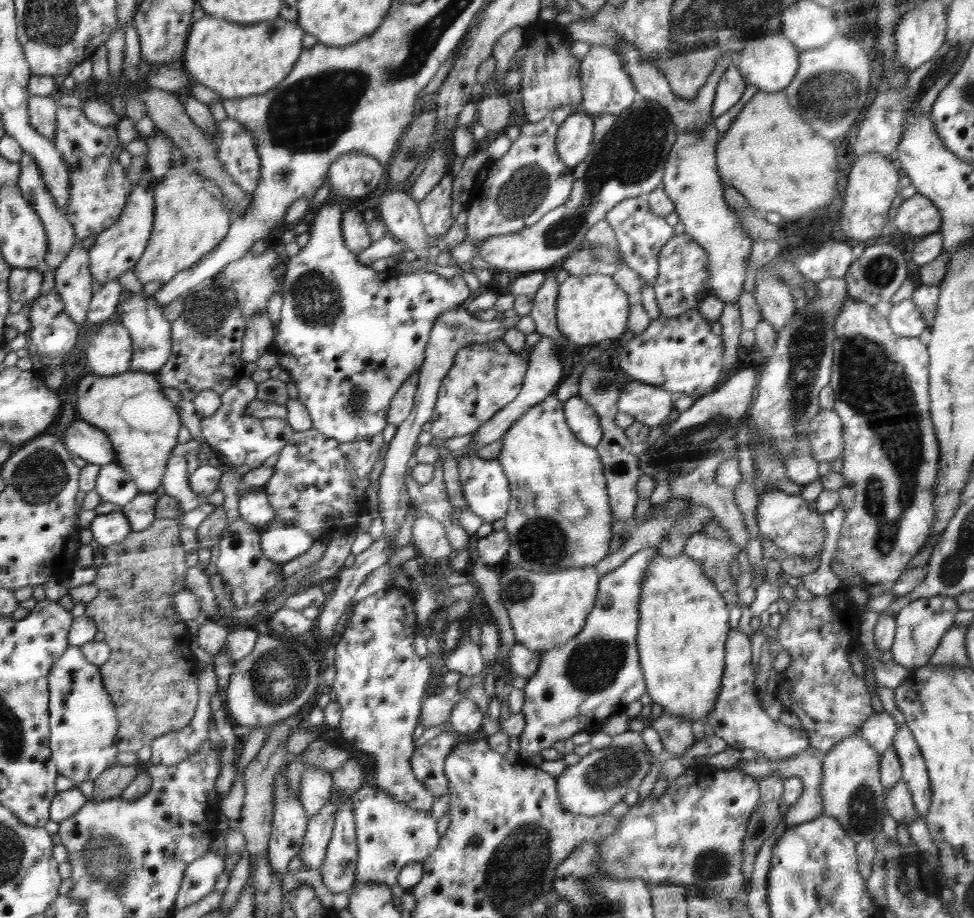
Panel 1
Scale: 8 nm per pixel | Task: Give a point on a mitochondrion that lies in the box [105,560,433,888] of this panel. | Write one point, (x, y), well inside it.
(278, 677)

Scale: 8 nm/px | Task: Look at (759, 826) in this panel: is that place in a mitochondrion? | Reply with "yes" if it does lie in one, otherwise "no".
yes

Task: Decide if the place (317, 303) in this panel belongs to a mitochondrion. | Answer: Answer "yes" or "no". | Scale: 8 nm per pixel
yes

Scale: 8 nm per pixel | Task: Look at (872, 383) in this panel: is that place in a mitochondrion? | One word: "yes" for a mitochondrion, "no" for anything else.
yes

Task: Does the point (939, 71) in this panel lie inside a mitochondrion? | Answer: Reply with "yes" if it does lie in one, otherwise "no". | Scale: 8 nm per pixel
yes

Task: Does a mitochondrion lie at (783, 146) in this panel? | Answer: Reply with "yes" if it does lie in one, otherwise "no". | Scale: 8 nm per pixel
no

